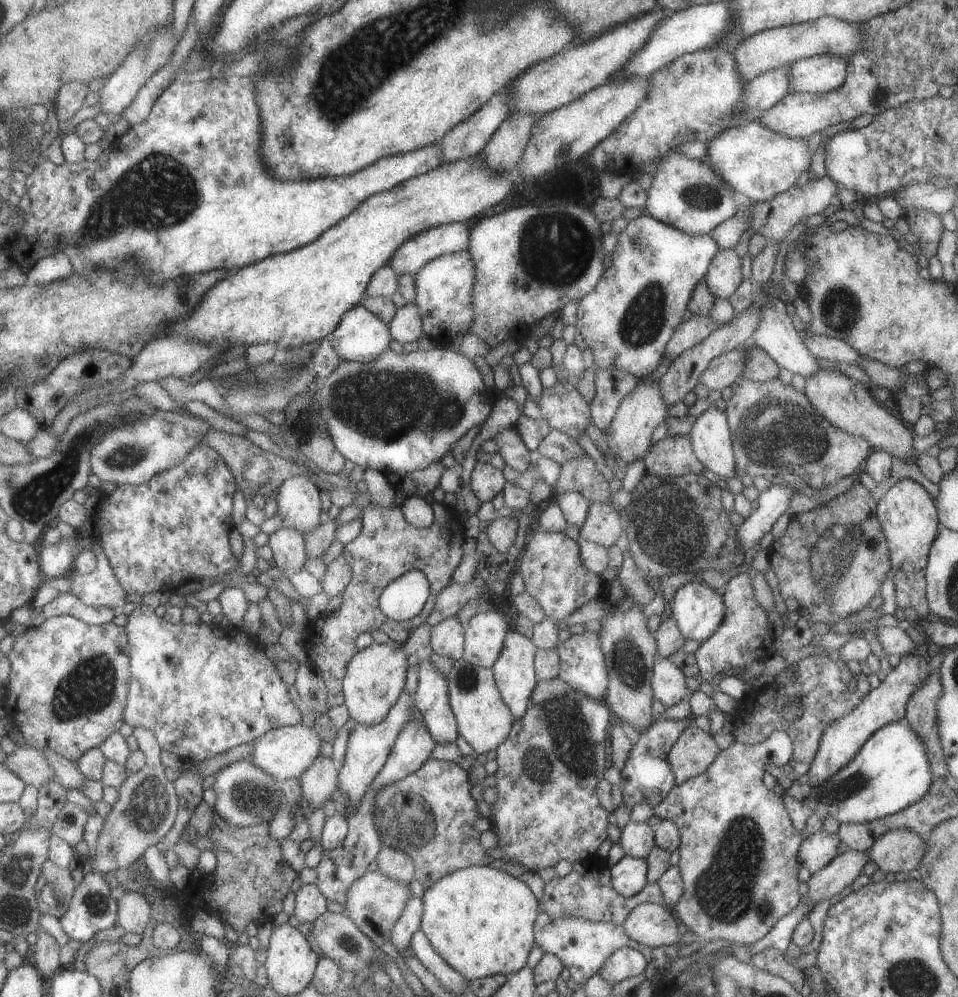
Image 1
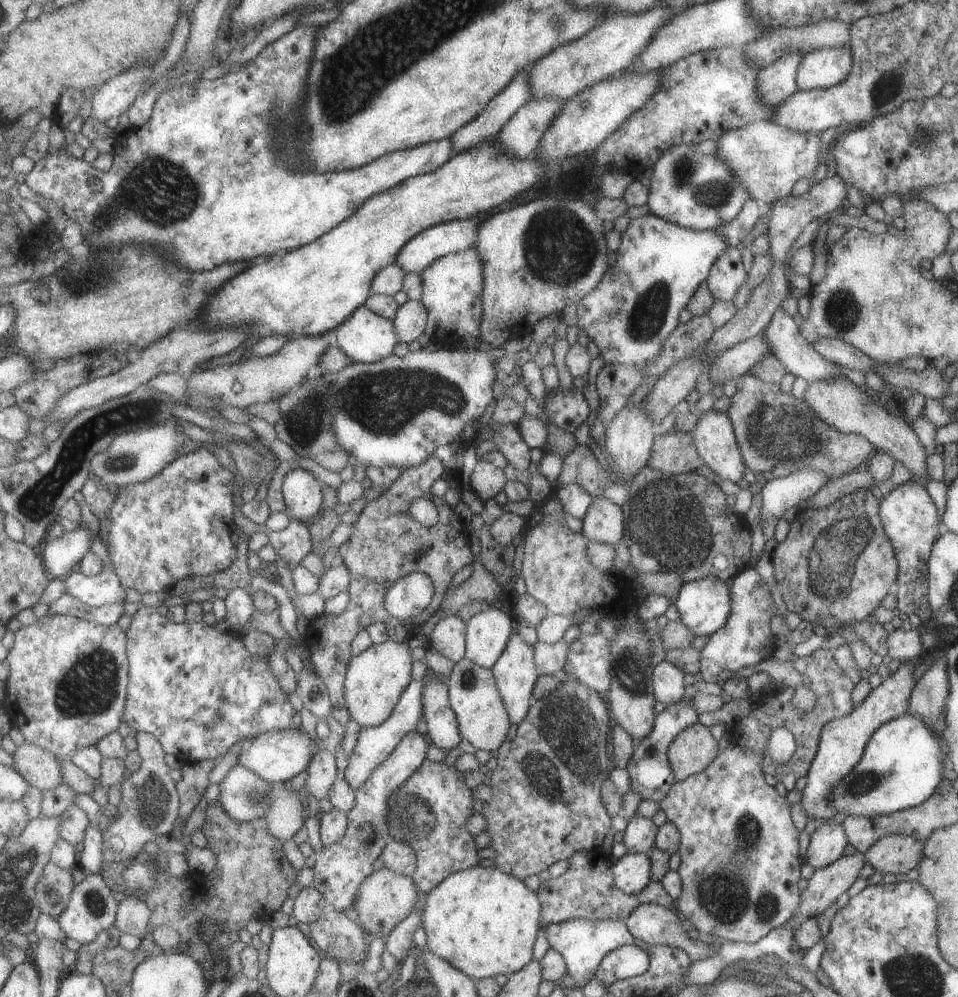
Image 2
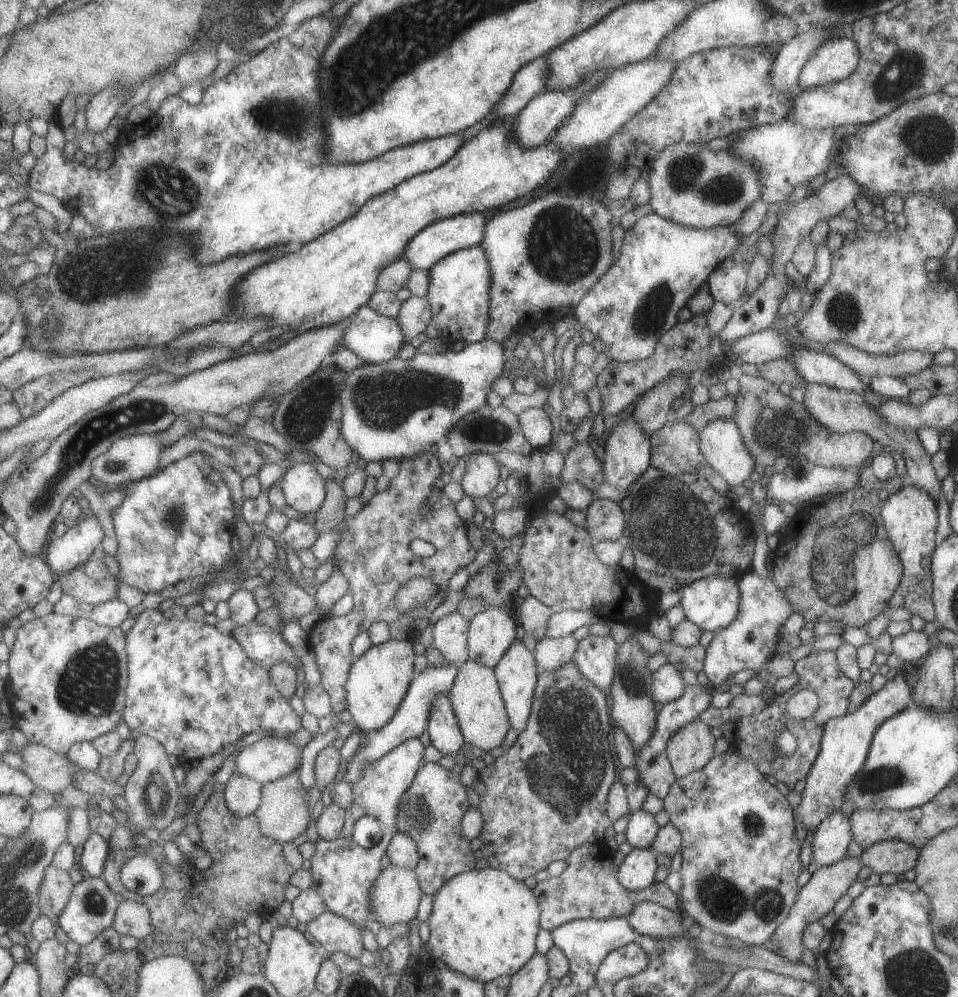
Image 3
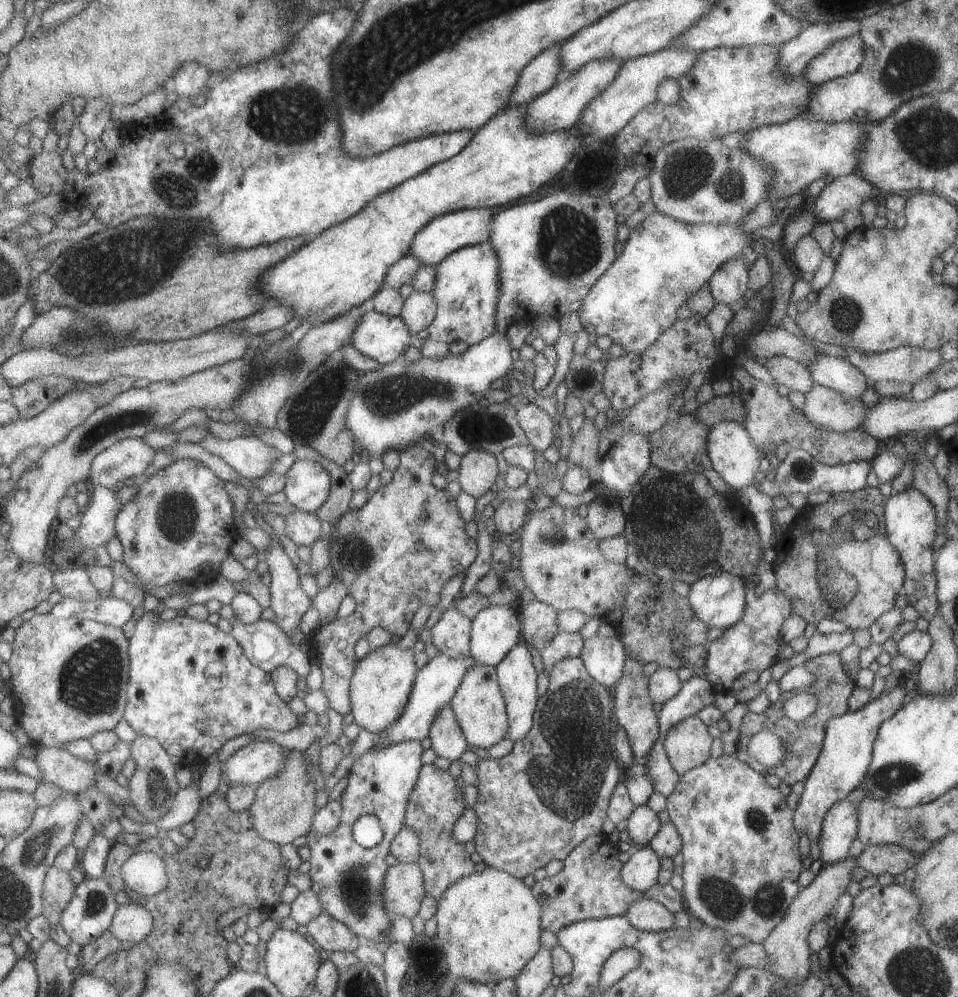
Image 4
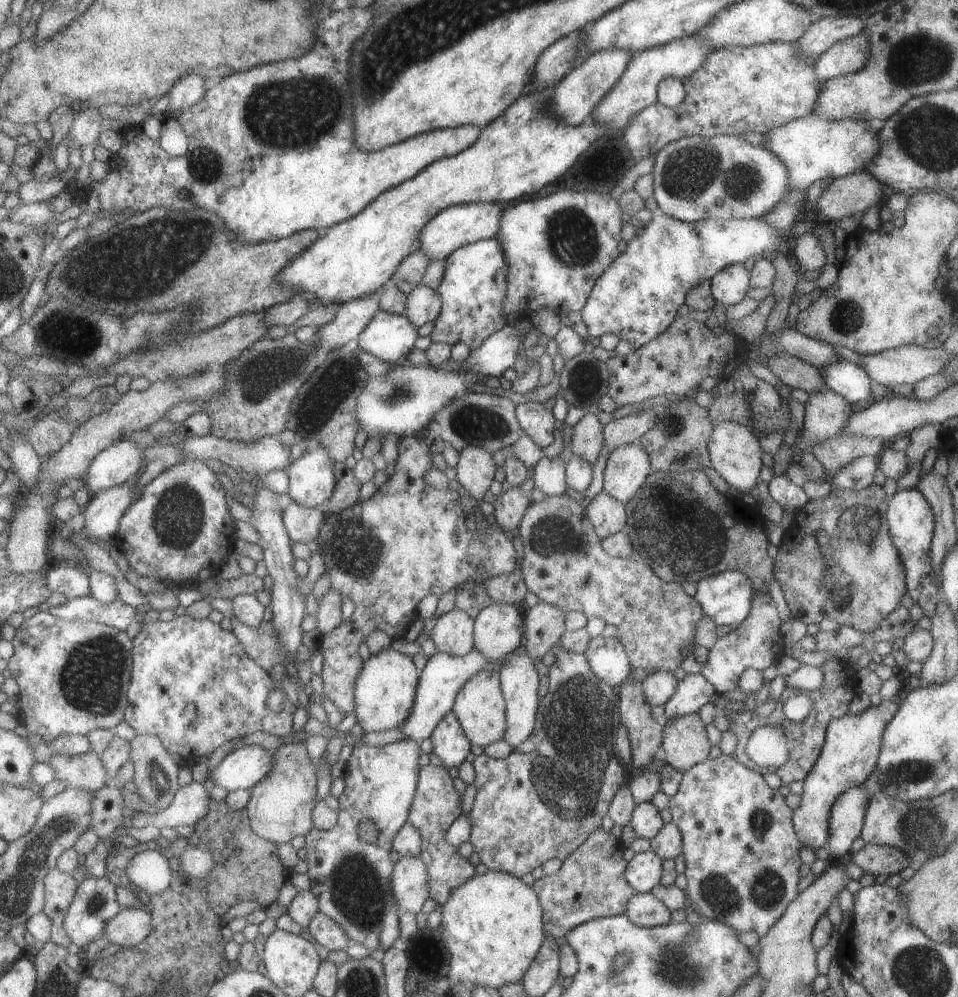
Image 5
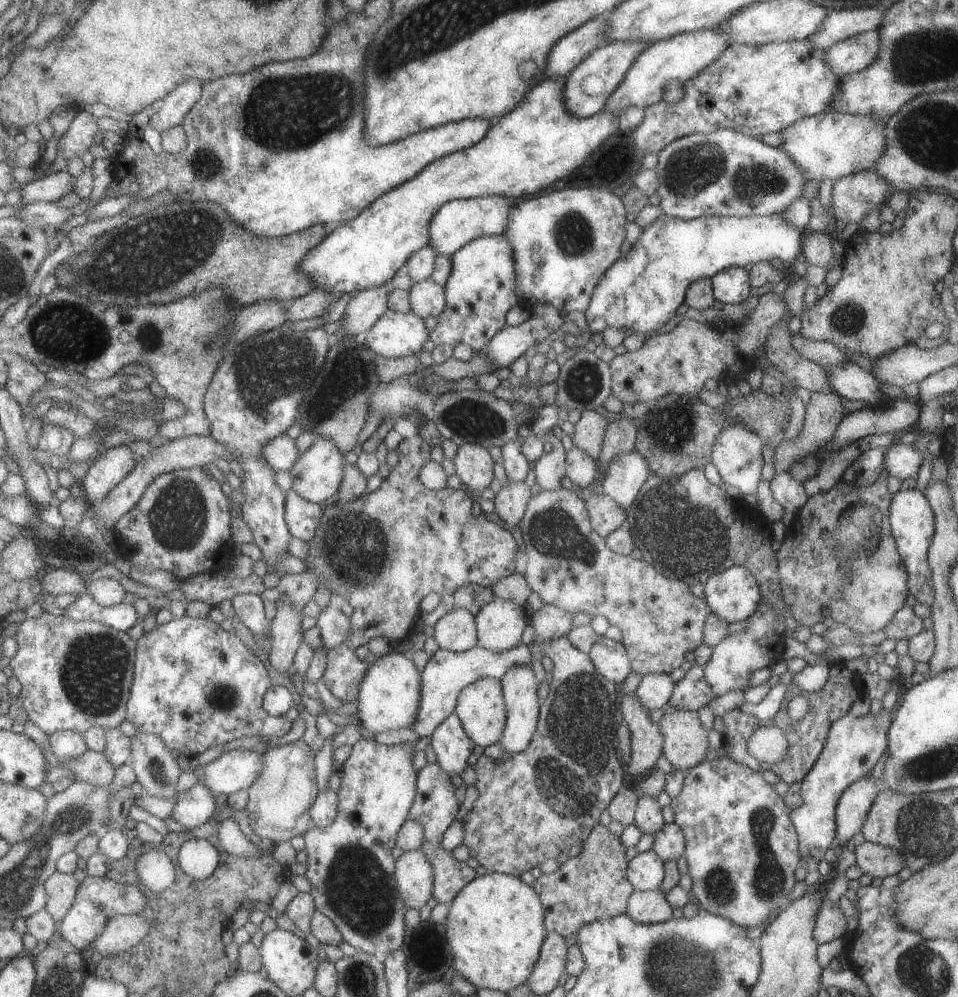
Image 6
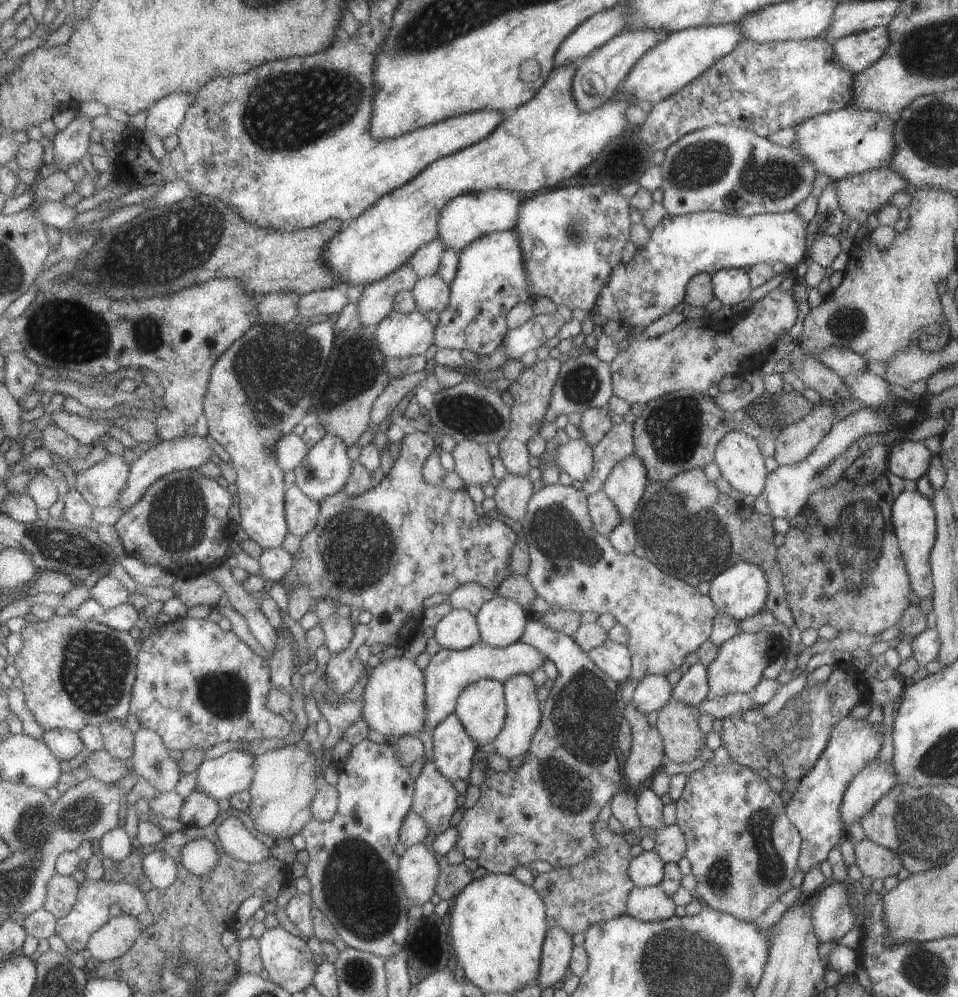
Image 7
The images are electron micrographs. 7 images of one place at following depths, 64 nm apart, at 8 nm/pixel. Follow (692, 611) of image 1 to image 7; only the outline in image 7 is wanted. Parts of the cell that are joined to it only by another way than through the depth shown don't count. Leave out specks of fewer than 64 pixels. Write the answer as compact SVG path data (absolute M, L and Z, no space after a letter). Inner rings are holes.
M737 562L709 582L708 596L717 613L742 621L764 610L767 576L755 564Z

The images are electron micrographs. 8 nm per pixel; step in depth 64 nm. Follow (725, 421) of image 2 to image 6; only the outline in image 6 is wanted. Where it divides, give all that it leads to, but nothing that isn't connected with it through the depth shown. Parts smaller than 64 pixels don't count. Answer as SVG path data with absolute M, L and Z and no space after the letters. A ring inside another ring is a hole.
M733 424L727 426L715 440L711 448L711 467L717 470L725 484L738 488L743 495L756 495L759 484L763 481L761 468L764 464L761 456L763 440L759 439L753 432Z

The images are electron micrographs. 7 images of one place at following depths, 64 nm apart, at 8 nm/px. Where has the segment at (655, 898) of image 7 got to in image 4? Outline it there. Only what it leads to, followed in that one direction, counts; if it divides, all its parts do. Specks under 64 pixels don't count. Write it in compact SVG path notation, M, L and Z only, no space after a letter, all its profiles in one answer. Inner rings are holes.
M641 897L635 901L625 916L631 925L643 932L656 933L675 928L673 913L659 902L648 898Z

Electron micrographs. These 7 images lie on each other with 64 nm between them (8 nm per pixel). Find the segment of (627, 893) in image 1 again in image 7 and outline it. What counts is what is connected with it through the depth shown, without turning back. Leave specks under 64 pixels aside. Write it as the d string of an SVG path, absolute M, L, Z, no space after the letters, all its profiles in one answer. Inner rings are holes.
M642 851L630 862L629 876L633 886L659 885L664 876L664 866L665 863L654 851Z

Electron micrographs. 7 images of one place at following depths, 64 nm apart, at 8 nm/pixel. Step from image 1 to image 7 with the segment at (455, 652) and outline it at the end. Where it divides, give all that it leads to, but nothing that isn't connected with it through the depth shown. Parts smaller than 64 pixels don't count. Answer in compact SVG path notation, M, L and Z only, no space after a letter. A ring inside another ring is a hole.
M454 609L436 627L436 640L440 648L464 650L481 640L478 618L469 610Z

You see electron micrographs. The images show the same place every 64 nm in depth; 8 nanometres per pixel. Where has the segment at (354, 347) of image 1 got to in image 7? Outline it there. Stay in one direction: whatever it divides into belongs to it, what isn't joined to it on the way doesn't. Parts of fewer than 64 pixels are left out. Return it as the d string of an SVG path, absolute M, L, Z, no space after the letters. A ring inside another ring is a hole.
M391 312L391 314L378 325L377 331L375 332L375 340L379 342L379 348L381 348L387 356L395 356L401 359L414 355L425 355L427 348L433 344L435 345L435 330L437 330L436 326L433 326L427 317L428 316L422 312Z

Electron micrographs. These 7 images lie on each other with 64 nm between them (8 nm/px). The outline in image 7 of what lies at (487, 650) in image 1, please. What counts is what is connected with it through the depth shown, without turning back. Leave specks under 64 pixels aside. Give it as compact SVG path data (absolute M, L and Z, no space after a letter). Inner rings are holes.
M502 595L494 597L485 602L477 616L482 640L495 647L523 640L530 615L517 600Z

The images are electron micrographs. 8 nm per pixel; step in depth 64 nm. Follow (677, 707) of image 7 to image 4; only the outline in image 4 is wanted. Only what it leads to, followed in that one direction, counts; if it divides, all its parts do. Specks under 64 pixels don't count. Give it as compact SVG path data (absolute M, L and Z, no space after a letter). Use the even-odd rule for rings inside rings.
M697 715L683 718L665 734L663 748L670 765L680 777L710 757L712 738Z

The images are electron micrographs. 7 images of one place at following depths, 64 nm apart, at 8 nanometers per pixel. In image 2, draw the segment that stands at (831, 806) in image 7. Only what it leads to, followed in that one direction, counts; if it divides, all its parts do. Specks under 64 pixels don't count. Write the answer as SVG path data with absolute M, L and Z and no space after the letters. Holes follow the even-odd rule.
M915 660L900 663L898 669L883 679L876 688L872 688L871 692L849 714L827 721L823 725L818 749L809 765L805 786L801 791L800 802L807 820L812 818L827 820L835 815L836 810L826 800L832 786L857 764L869 737L879 726L908 712L908 698L914 687L914 664Z

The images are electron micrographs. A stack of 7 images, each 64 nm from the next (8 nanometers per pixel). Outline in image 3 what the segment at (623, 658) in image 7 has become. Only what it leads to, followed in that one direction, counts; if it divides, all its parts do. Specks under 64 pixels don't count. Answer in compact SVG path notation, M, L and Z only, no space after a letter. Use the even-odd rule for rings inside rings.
M588 634L577 643L572 661L587 680L606 692L617 668L617 644L610 637Z

